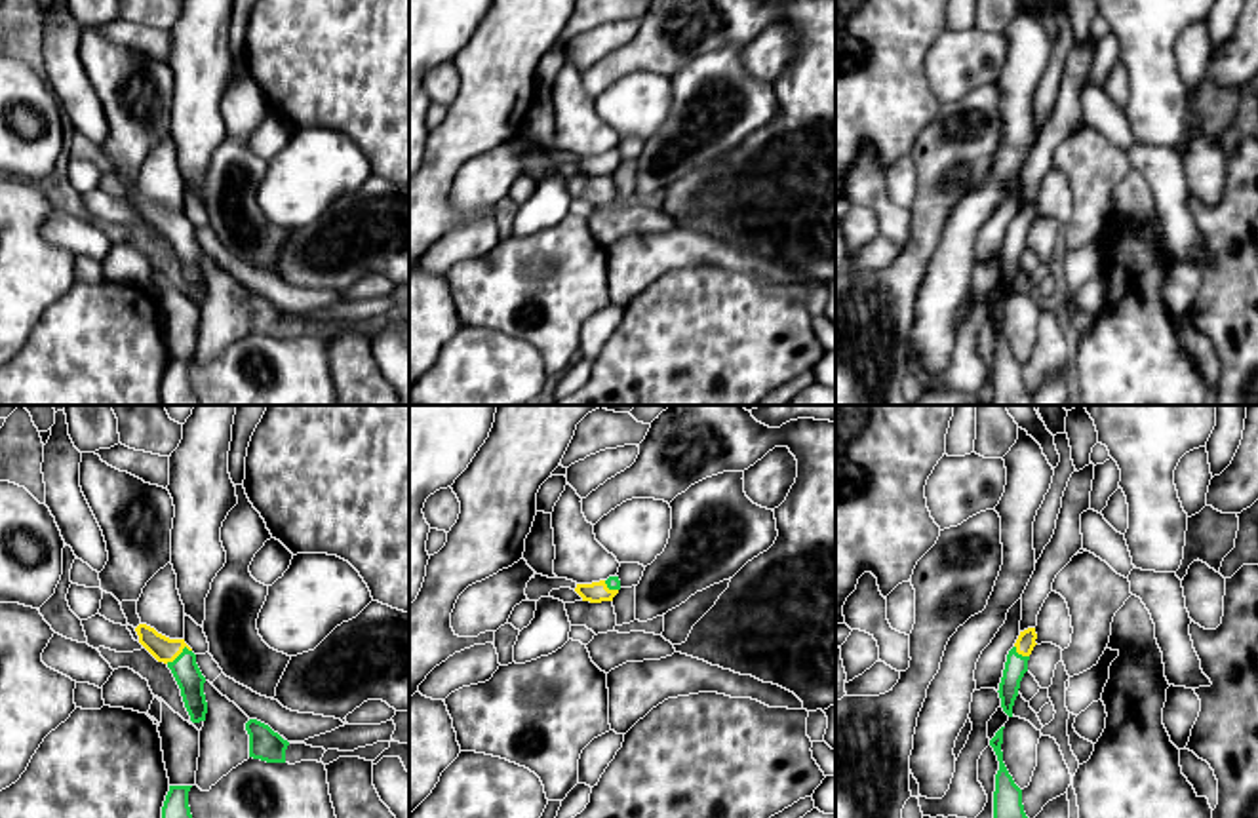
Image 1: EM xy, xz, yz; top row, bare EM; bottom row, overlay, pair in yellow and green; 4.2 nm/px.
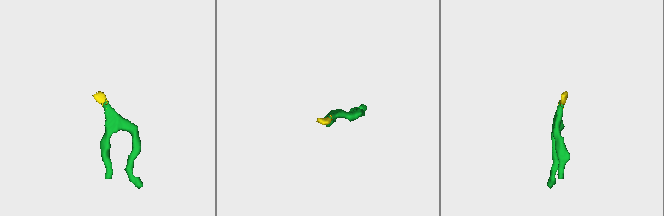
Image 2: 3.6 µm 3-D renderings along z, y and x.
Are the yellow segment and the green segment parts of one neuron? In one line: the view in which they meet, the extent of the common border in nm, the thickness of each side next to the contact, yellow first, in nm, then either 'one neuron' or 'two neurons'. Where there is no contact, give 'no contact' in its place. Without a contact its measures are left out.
contact in xy; length 130 nm; calibres 110 and 120 nm; one neuron

